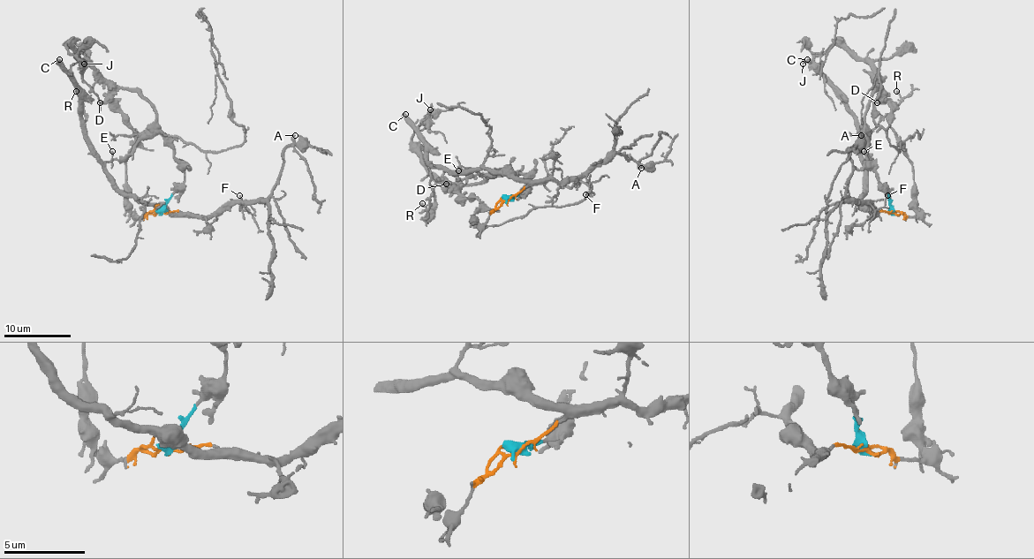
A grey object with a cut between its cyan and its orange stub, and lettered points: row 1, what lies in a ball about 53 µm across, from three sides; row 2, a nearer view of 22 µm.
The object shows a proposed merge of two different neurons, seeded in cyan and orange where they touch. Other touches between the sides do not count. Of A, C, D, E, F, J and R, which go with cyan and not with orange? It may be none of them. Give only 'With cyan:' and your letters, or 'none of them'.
With cyan: D, J

